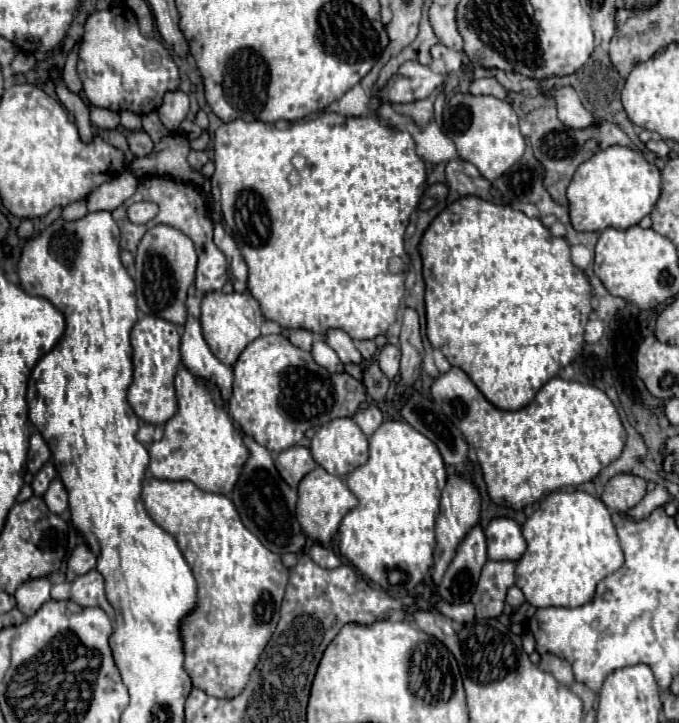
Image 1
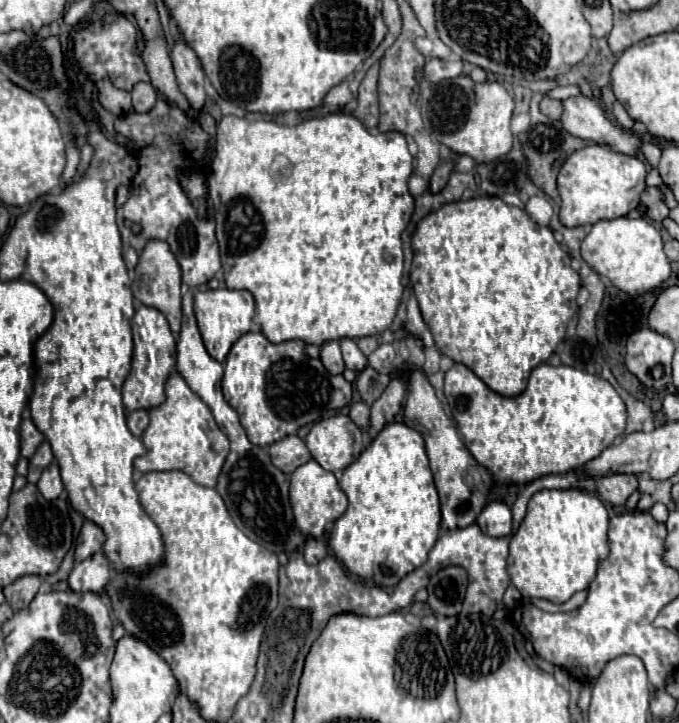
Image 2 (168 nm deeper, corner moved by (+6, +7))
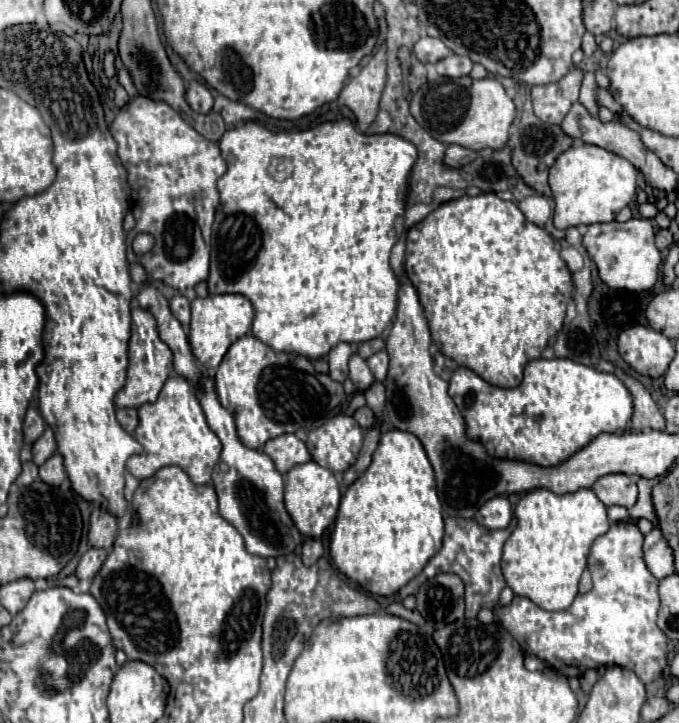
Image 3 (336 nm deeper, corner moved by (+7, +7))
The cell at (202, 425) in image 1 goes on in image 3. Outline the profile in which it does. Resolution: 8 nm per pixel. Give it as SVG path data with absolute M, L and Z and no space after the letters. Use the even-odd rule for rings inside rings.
M170 376L160 390L160 396L152 404L142 404L138 408L138 428L134 438L144 446L142 458L128 458L126 470L138 478L146 480L164 466L180 466L192 482L210 484L212 470L220 458L220 440L206 424L206 416L200 408L194 388L180 376Z

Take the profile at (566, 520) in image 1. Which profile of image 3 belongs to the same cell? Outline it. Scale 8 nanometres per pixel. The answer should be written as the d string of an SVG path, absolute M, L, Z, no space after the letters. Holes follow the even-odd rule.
M536 488L520 498L514 516L518 524L506 540L502 554L506 584L514 594L530 598L544 610L566 610L578 594L578 580L586 568L590 546L610 528L606 506L590 488L562 496Z

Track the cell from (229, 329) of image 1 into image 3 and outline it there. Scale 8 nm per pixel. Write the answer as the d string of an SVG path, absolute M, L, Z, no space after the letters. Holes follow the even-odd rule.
M218 294L218 296L194 298L190 310L192 310L192 320L190 320L188 342L192 354L204 370L216 370L230 344L248 334L254 320L254 308L250 300L240 294Z

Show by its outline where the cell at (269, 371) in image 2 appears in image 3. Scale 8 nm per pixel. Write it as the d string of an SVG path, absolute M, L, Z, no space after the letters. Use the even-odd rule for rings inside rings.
M252 334L242 336L228 348L216 370L214 388L218 402L234 416L244 446L258 450L266 440L280 434L314 430L322 426L330 418L330 412L344 400L340 382L334 382L326 374L304 370L296 360L292 354L274 352Z

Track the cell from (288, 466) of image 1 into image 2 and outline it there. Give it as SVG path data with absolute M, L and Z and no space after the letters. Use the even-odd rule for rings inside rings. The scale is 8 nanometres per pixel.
M295 434L289 436L289 438L283 438L281 442L271 444L269 446L269 456L271 456L271 462L283 474L291 474L297 466L311 460L311 454L309 454L305 442Z

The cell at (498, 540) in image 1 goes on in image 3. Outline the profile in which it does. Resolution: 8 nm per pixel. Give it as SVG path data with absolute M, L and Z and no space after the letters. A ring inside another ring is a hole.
M496 496L490 498L478 512L476 512L476 520L490 528L490 530L500 530L506 528L512 520L512 506L504 496Z

